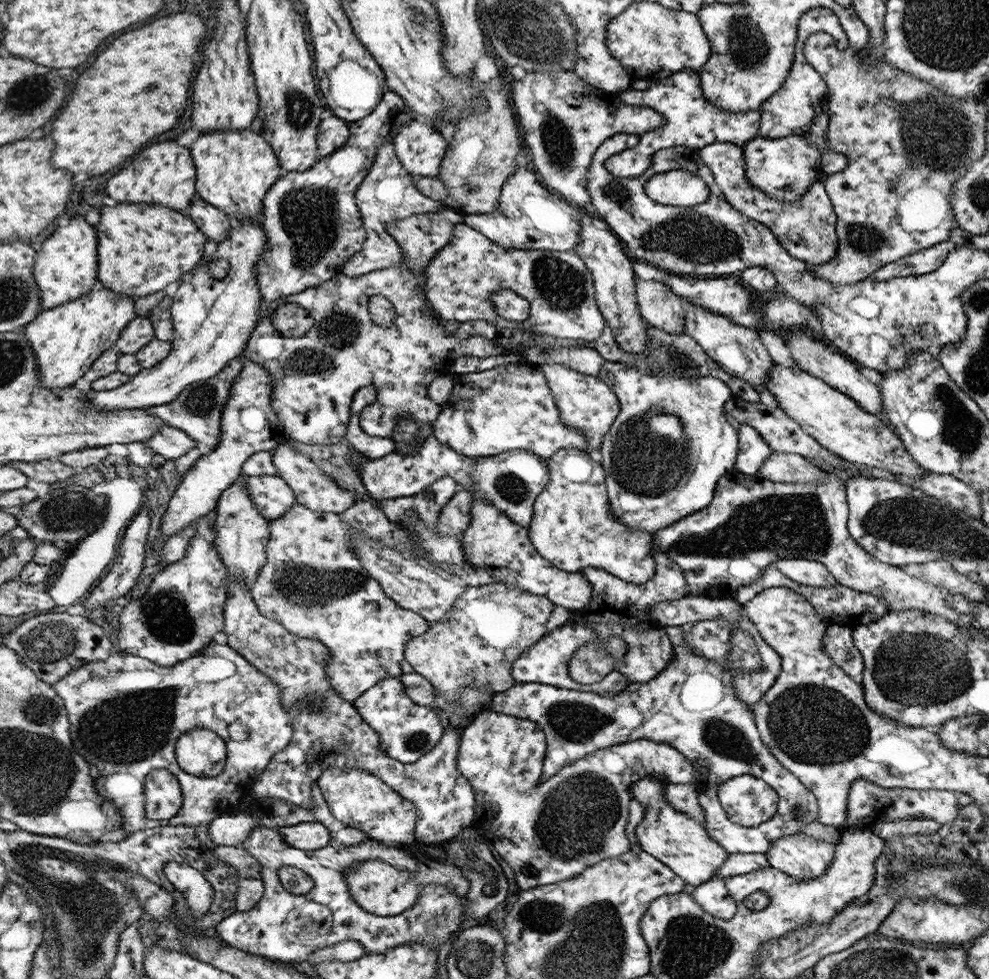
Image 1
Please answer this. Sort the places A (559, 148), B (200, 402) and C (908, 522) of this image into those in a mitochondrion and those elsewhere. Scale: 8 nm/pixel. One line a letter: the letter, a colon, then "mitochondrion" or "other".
A: mitochondrion
B: mitochondrion
C: mitochondrion

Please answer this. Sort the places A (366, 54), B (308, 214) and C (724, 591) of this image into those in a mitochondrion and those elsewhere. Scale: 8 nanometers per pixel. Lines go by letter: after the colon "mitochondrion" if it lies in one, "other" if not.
A: other
B: mitochondrion
C: other

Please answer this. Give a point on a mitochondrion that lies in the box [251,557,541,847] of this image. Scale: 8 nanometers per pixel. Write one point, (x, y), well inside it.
(294, 585)

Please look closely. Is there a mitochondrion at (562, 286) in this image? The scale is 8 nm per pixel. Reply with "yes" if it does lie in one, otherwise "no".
yes

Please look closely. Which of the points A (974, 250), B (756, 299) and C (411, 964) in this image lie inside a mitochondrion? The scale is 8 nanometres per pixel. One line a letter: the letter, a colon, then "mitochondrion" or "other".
A: other
B: other
C: other

